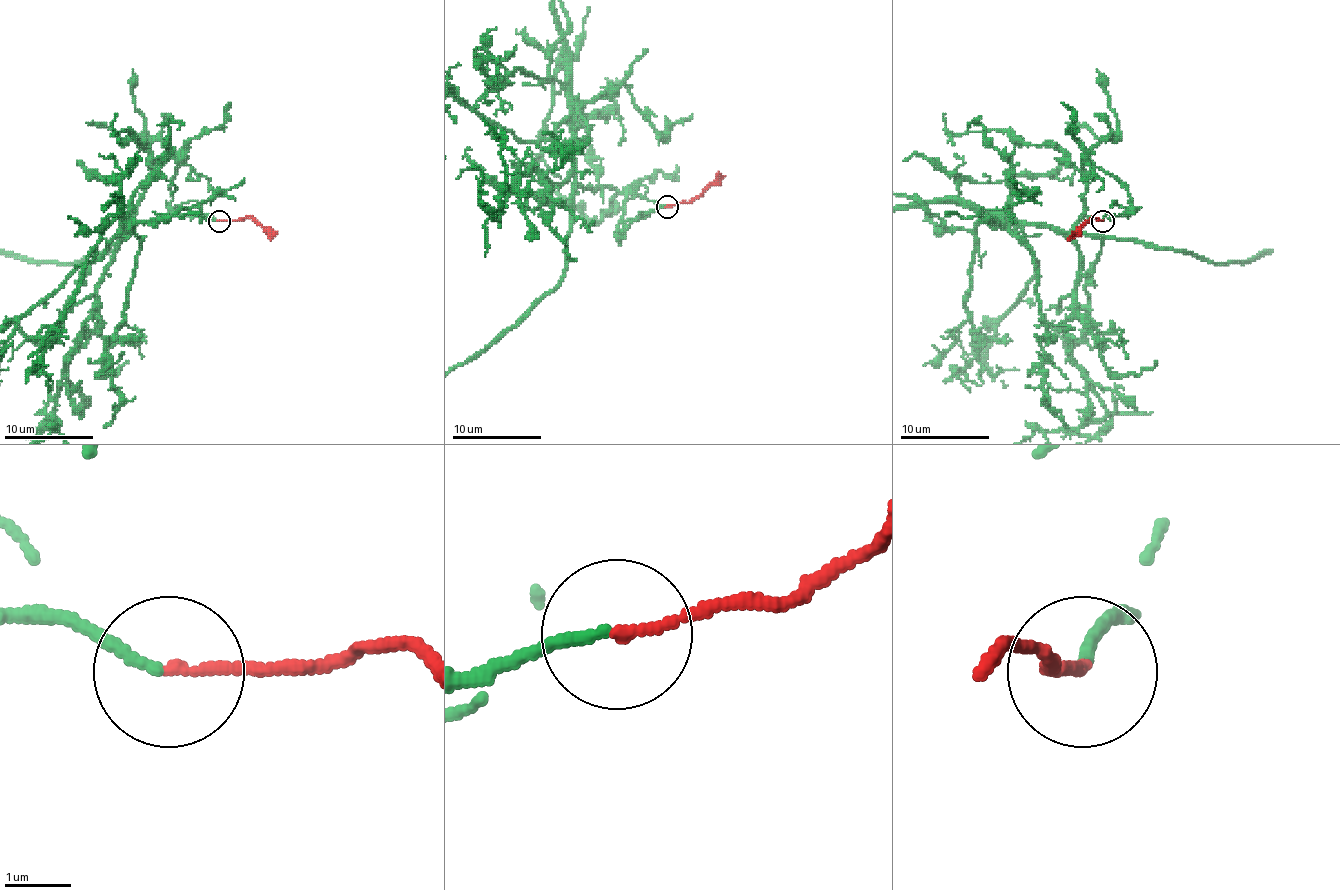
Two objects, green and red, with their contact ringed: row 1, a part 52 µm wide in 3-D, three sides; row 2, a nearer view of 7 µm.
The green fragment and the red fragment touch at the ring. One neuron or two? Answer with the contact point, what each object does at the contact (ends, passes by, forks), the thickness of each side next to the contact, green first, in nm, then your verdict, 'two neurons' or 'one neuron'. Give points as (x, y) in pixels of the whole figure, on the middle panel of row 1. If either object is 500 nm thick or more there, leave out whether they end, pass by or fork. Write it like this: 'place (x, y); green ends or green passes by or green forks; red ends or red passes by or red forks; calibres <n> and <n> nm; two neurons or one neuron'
place (667, 207); green ends; red ends; calibres 170 and 170 nm; one neuron

